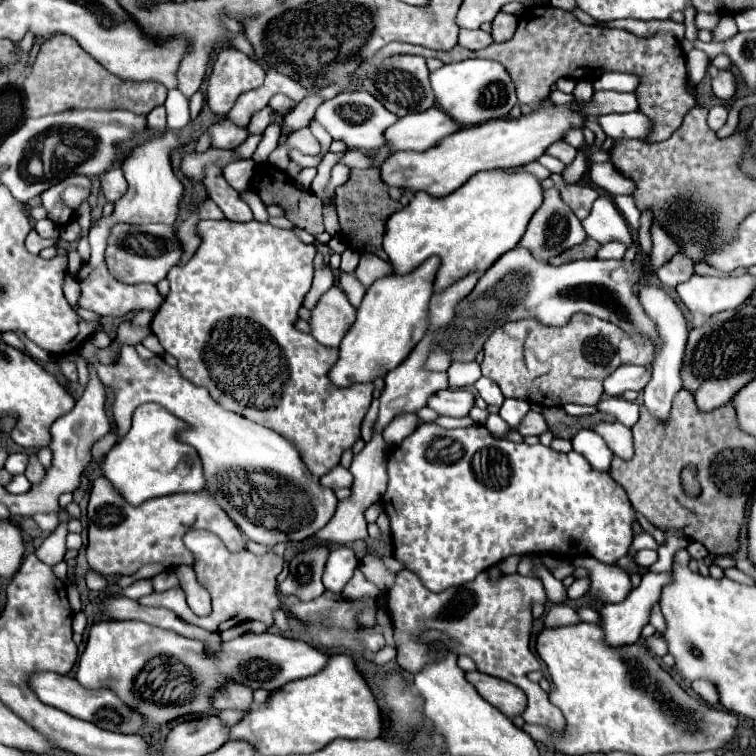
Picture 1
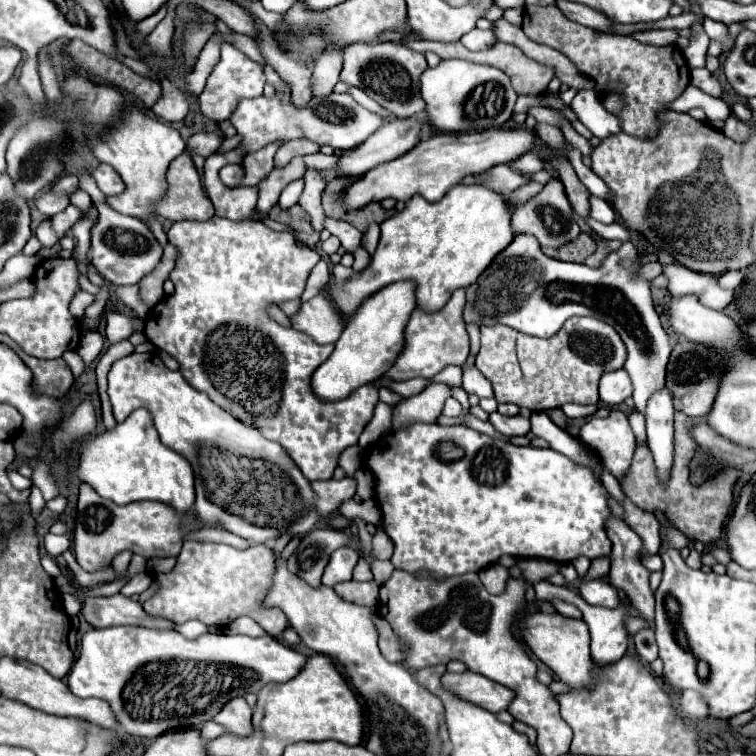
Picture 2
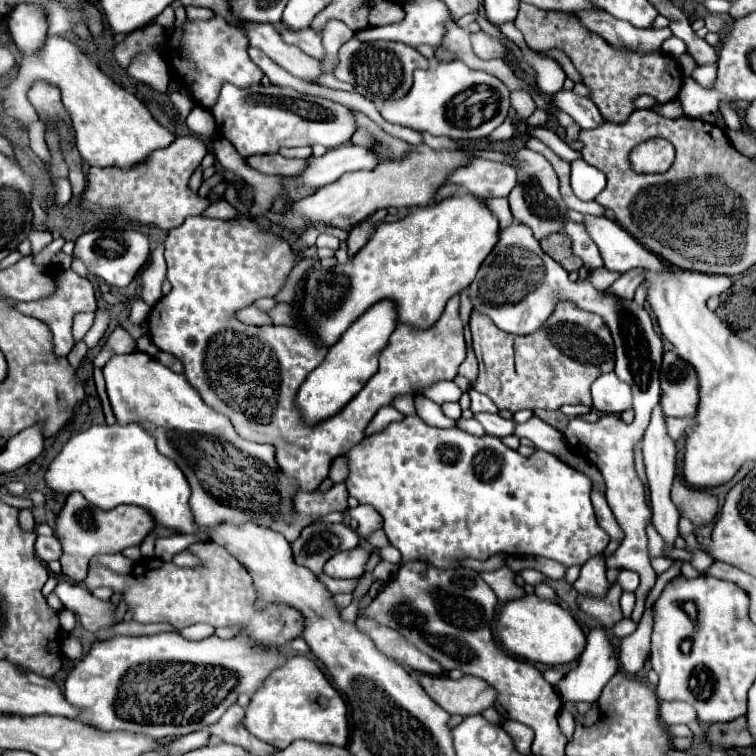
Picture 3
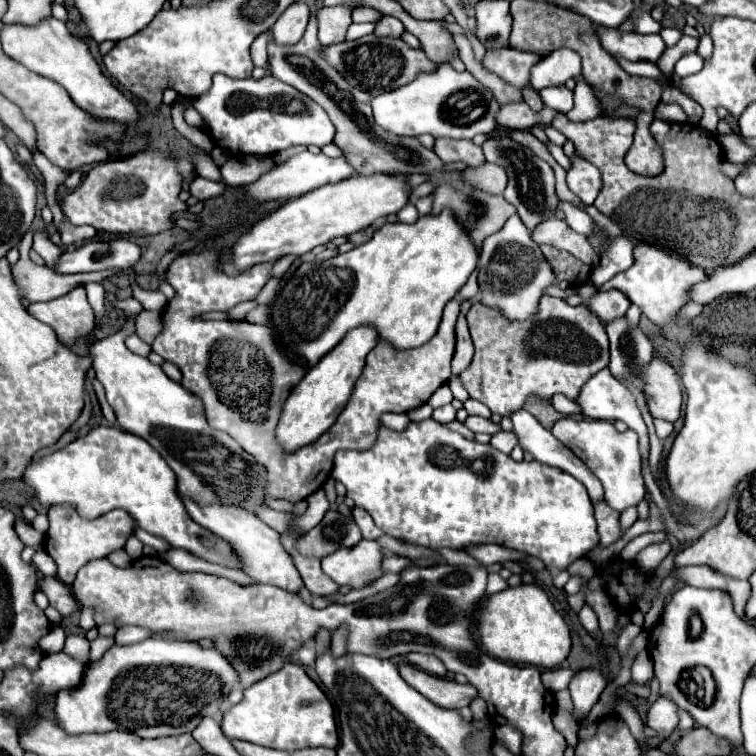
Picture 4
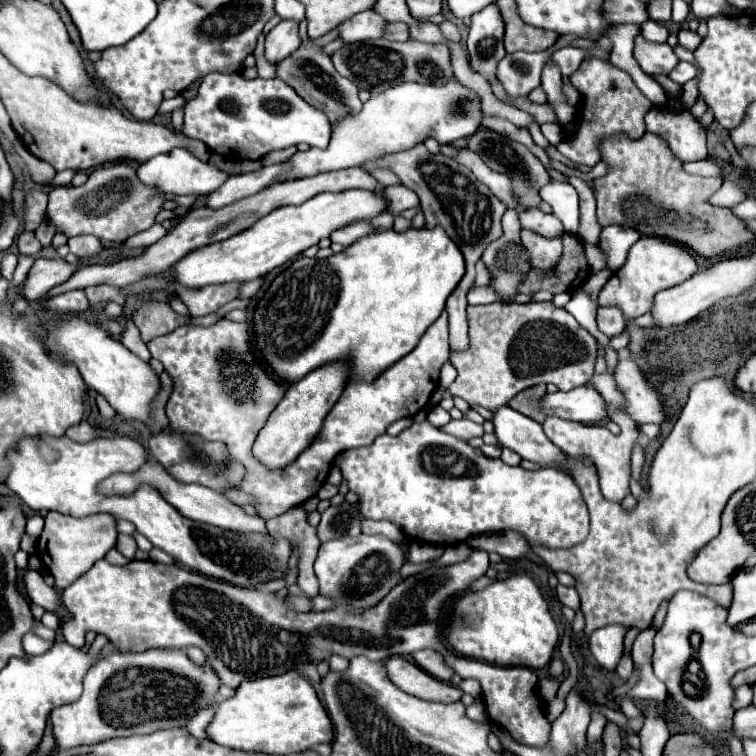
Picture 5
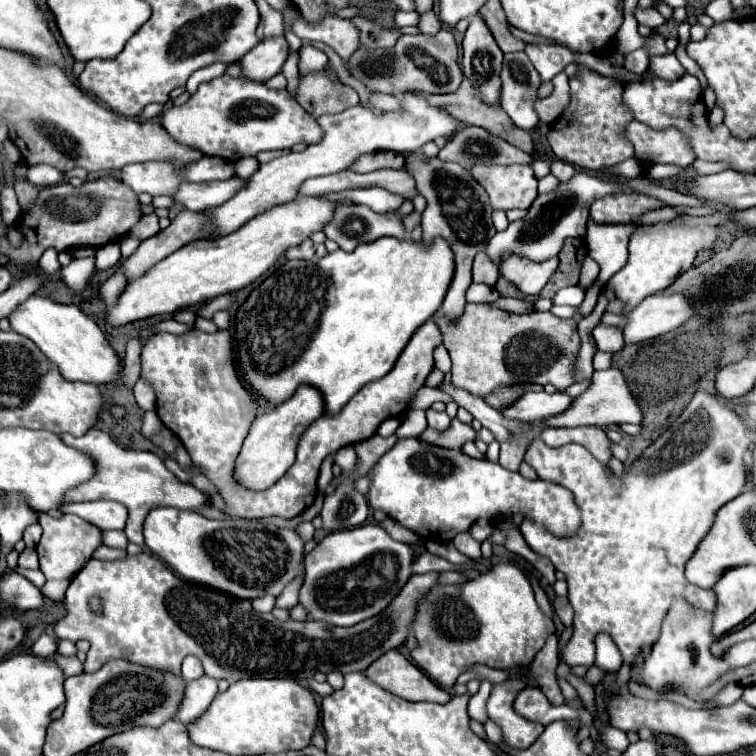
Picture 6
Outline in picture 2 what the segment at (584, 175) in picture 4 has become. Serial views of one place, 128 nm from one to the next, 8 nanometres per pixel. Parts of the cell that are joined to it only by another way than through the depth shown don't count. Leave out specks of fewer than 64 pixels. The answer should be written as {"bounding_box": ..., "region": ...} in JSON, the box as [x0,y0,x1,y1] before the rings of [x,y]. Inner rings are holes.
{"bounding_box":[590,196,615,225],"region":[[[592,196],[592,198],[590,198],[590,206],[590,218],[593,218],[606,225],[610,225],[615,222],[615,210],[609,202],[604,202],[604,200],[600,200],[600,198]]]}

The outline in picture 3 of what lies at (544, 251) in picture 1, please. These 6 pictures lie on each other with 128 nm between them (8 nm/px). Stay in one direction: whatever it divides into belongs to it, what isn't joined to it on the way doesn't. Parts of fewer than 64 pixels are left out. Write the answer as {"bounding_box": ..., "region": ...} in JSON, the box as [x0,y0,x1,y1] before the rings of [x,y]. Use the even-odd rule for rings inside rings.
{"bounding_box":[508,148,568,240],"region":[[[528,148],[516,150],[512,154],[508,154],[510,158],[514,158],[518,162],[518,186],[510,192],[508,200],[510,200],[510,210],[516,222],[526,224],[528,228],[532,228],[534,236],[538,240],[548,238],[552,234],[558,234],[564,230],[564,224],[568,222],[568,206],[564,204],[562,196],[560,196],[560,188],[558,188],[558,176],[552,170],[550,162],[542,156],[536,154]]]}

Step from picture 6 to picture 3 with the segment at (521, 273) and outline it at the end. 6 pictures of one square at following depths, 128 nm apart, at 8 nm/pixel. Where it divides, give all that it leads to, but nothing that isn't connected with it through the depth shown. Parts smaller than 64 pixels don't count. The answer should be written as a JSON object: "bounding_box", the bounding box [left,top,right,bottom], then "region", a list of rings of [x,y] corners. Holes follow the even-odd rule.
{"bounding_box":[564,222,602,270],"region":[[[568,222],[564,226],[564,232],[568,234],[568,238],[572,240],[572,250],[576,256],[580,256],[584,260],[584,266],[588,270],[596,270],[596,268],[602,268],[602,256],[600,256],[600,250],[596,246],[594,240],[590,240],[584,224],[578,224],[578,222]]]}

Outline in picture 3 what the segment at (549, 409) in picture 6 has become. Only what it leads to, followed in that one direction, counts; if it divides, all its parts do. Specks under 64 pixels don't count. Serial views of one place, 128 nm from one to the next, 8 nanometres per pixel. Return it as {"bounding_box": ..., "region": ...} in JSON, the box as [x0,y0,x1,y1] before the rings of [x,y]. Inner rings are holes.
{"bounding_box":[592,372,714,573],"region":[[[614,372],[600,374],[592,384],[594,408],[604,414],[622,414],[632,408],[632,388],[622,382]],[[686,547],[686,550],[690,552],[691,561],[690,564],[693,565],[700,573],[705,572],[714,562],[708,554],[697,549],[691,549]]]}

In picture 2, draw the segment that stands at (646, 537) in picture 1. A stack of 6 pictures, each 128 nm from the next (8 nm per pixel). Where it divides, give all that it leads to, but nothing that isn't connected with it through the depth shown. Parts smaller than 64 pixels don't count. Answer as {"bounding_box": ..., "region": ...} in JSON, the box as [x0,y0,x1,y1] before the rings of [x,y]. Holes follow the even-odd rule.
{"bounding_box":[606,518,654,622],"region":[[[616,518],[608,520],[606,530],[608,530],[608,536],[612,540],[612,554],[610,554],[610,562],[612,562],[610,582],[612,582],[612,586],[618,588],[618,590],[624,590],[630,596],[634,608],[648,622],[654,622],[654,594],[652,594],[650,582],[648,582],[650,572],[640,562],[640,550],[642,550],[640,536],[636,536],[636,532],[632,532],[632,528],[628,528],[628,524],[624,524],[622,520],[616,520]]]}

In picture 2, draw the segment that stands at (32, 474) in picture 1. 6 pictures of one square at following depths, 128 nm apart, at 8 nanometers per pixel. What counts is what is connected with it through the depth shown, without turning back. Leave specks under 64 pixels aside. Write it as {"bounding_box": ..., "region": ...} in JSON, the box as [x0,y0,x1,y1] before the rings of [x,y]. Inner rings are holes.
{"bounding_box":[30,486,46,516],"region":[[[32,486],[30,490],[32,490],[32,494],[30,494],[30,510],[32,510],[32,516],[38,516],[40,510],[44,508],[46,500],[42,498],[42,492],[40,492],[38,486]]]}

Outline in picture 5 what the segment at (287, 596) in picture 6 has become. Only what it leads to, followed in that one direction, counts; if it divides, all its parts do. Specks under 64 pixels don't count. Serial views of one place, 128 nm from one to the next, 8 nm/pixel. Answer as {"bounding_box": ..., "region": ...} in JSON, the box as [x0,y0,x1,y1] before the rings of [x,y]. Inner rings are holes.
{"bounding_box":[266,506,320,596],"region":[[[296,506],[290,508],[288,512],[284,512],[282,516],[270,518],[266,522],[270,536],[280,536],[284,540],[288,540],[292,544],[292,550],[298,550],[298,586],[310,596],[318,596],[320,586],[314,574],[314,560],[316,560],[316,552],[320,548],[318,536],[316,536],[316,528],[312,528],[306,522],[306,510],[304,506]]]}

